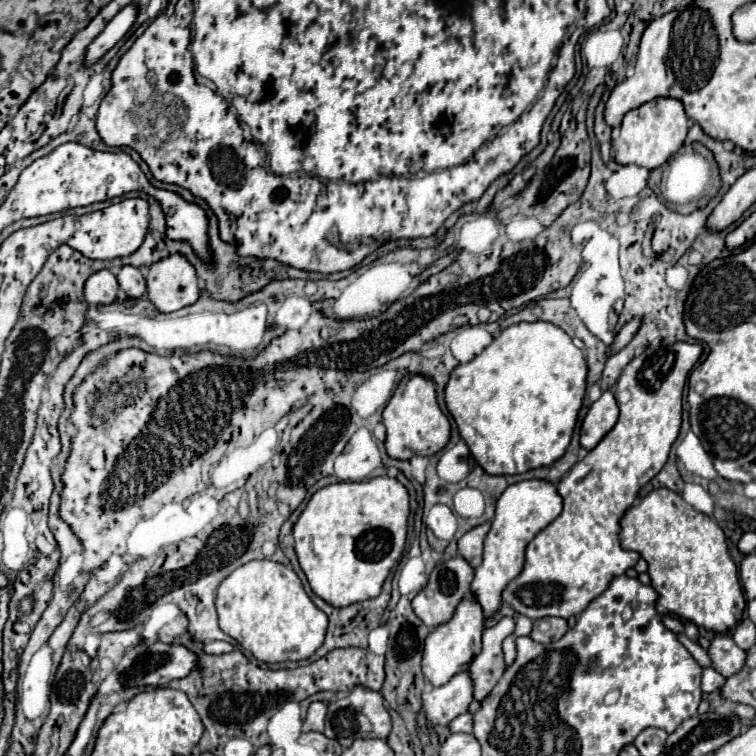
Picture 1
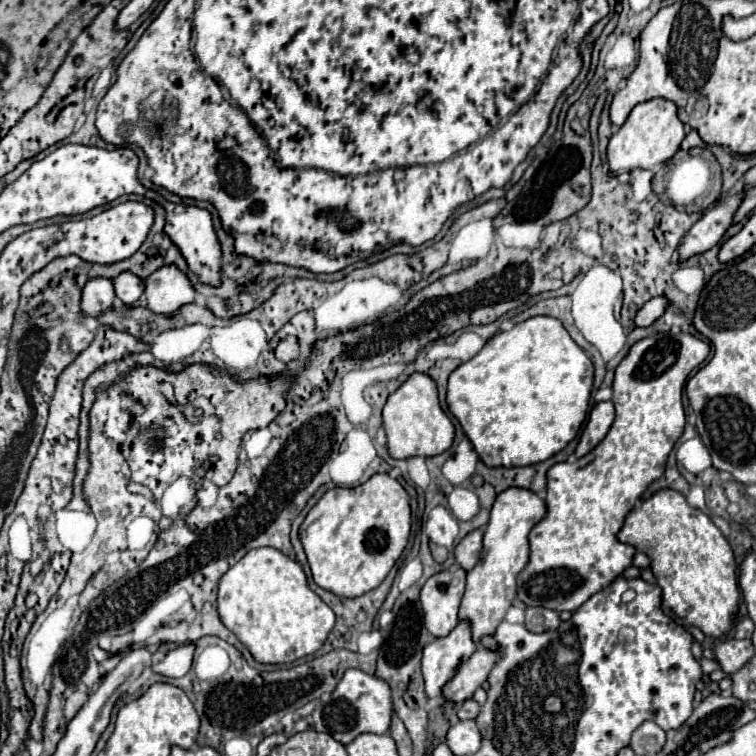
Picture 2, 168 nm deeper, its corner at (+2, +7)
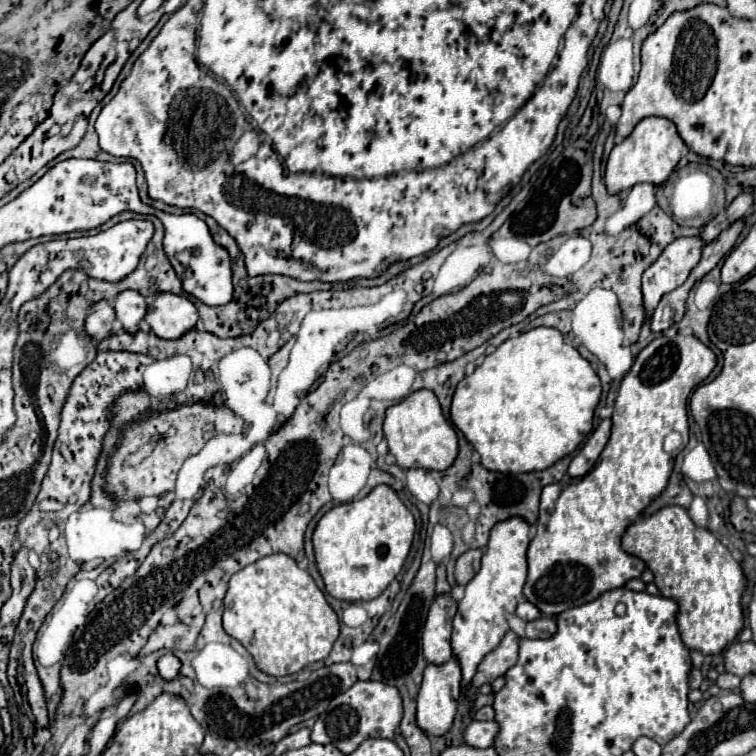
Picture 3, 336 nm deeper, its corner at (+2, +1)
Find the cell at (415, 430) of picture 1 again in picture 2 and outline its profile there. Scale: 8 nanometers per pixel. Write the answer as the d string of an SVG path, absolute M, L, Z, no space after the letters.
M414 373L400 389L388 397L382 419L388 437L388 451L394 459L410 459L416 455L434 457L452 447L454 425L440 407L434 381L424 373Z

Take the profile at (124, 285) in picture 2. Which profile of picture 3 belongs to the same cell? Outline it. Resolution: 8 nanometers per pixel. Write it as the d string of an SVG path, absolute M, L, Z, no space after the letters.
M122 291L114 299L114 311L118 321L128 333L138 331L140 319L146 315L146 299L138 291Z

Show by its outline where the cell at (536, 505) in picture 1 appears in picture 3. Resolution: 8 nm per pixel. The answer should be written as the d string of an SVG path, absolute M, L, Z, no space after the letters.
M504 519L502 523L496 523L490 531L490 541L482 557L482 567L474 575L474 579L466 585L464 599L458 603L458 613L454 617L452 653L454 657L458 657L462 667L462 687L470 683L484 655L496 649L502 637L508 633L506 615L514 613L518 603L524 601L522 587L528 575L528 561L526 561L528 543L530 543L530 523L526 523L526 519Z

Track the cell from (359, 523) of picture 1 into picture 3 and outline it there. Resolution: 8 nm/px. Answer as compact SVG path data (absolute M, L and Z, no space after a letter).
M388 485L374 487L364 499L334 505L318 521L312 545L326 591L342 601L376 599L402 571L414 539L414 517Z

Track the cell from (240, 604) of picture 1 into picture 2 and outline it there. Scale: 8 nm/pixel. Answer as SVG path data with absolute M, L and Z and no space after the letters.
M272 547L252 549L220 579L218 615L222 623L238 637L238 641L248 647L252 657L258 663L266 663L266 665L292 663L300 657L316 653L324 645L336 621L334 611L308 587L308 581L300 563Z

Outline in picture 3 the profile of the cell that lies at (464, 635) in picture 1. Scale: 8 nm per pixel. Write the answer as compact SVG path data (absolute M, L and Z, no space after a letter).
M456 657L442 665L428 663L424 669L424 679L422 687L418 693L418 725L428 733L428 735L444 735L452 727L452 719L456 715L456 699L460 697L460 683L462 683L462 669Z

